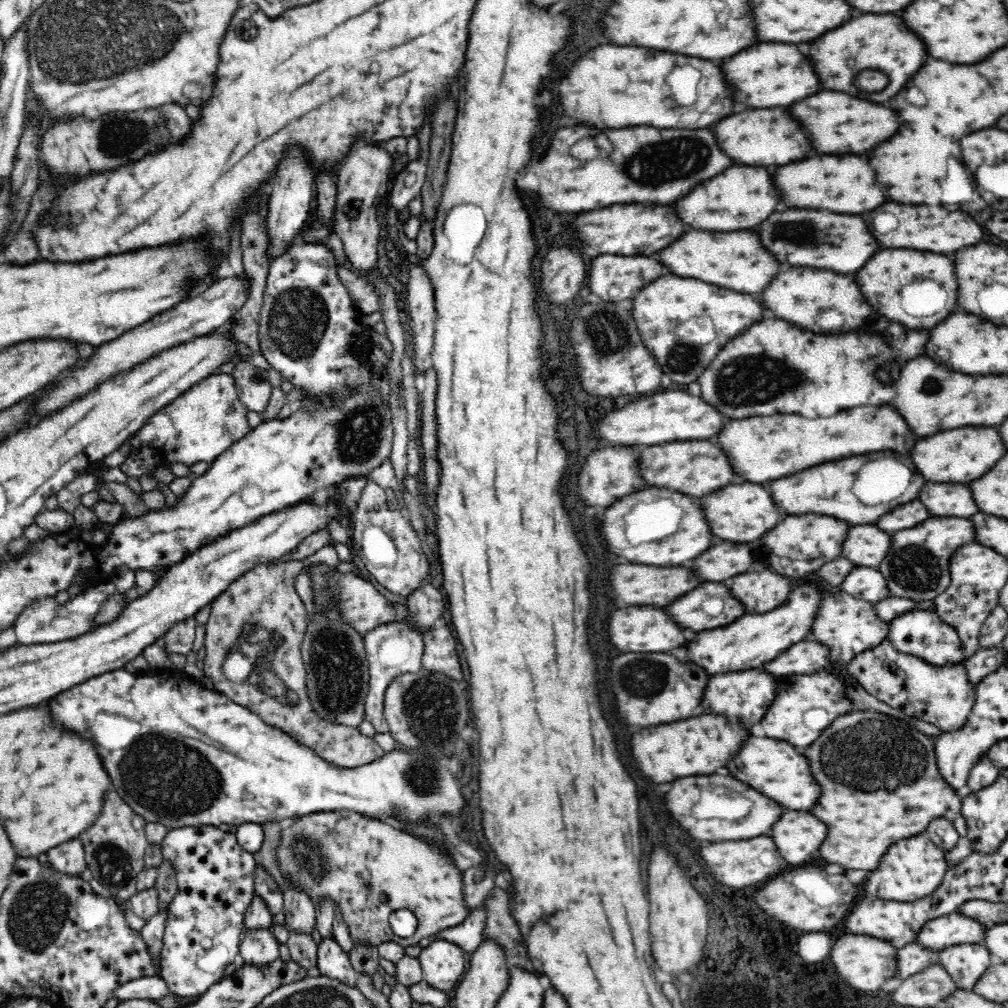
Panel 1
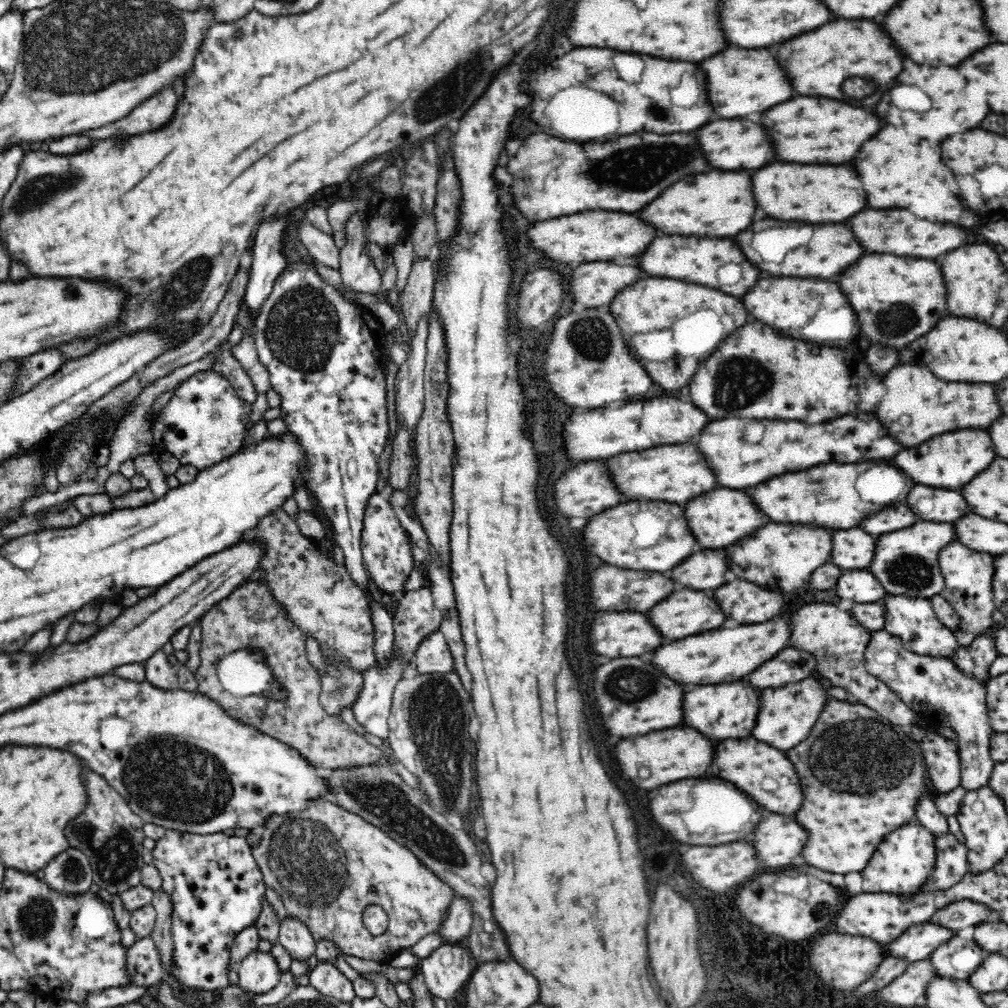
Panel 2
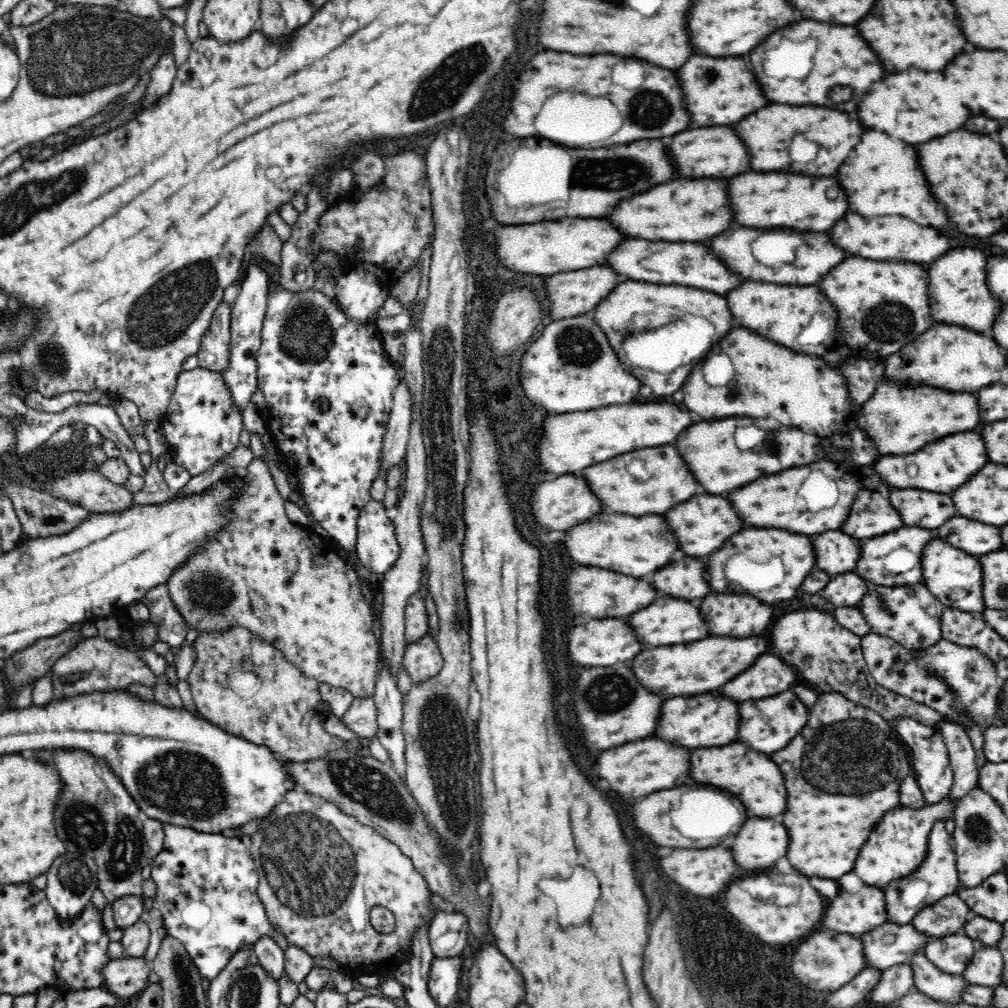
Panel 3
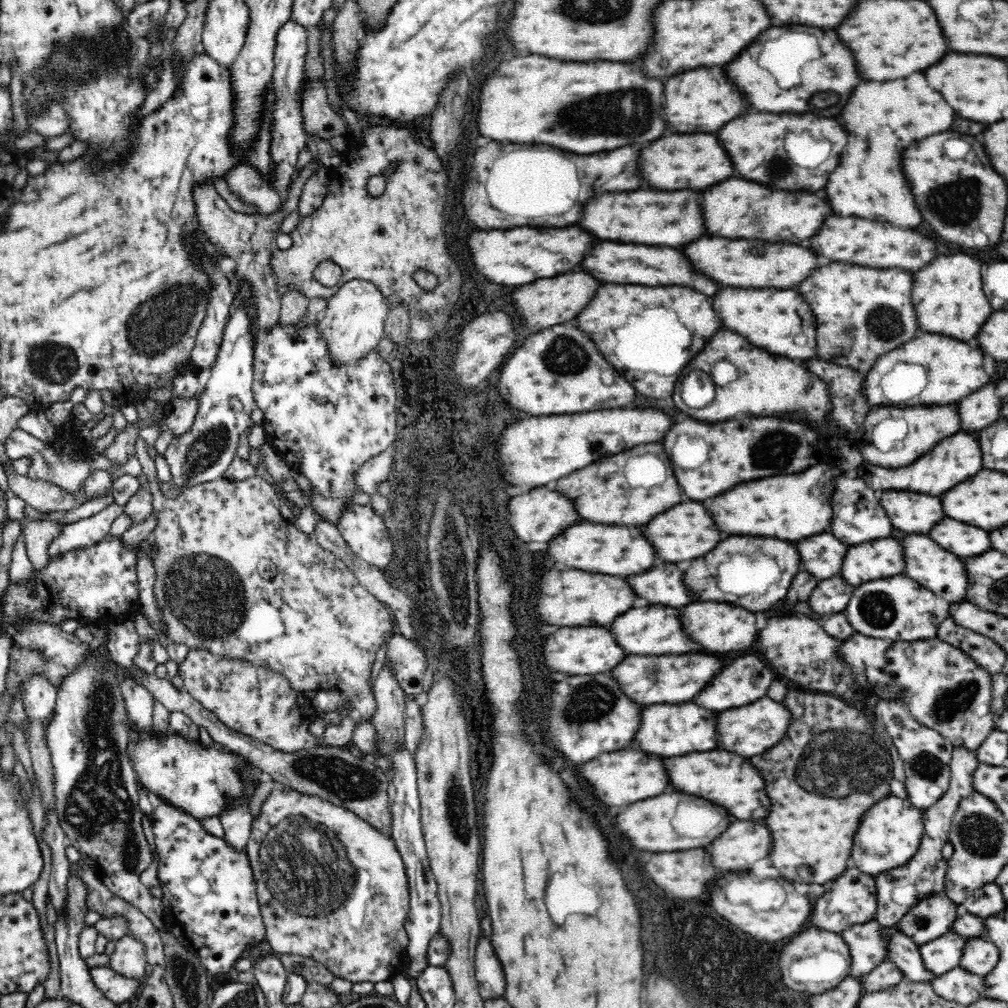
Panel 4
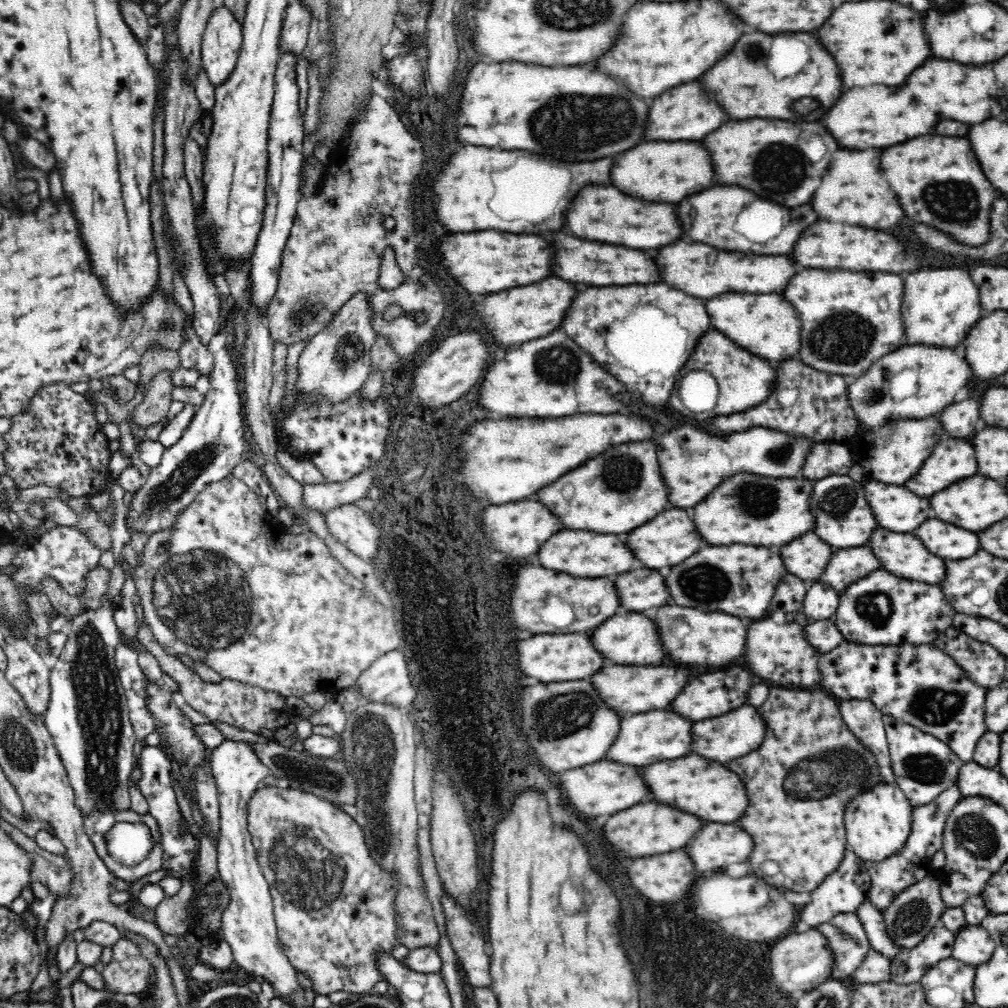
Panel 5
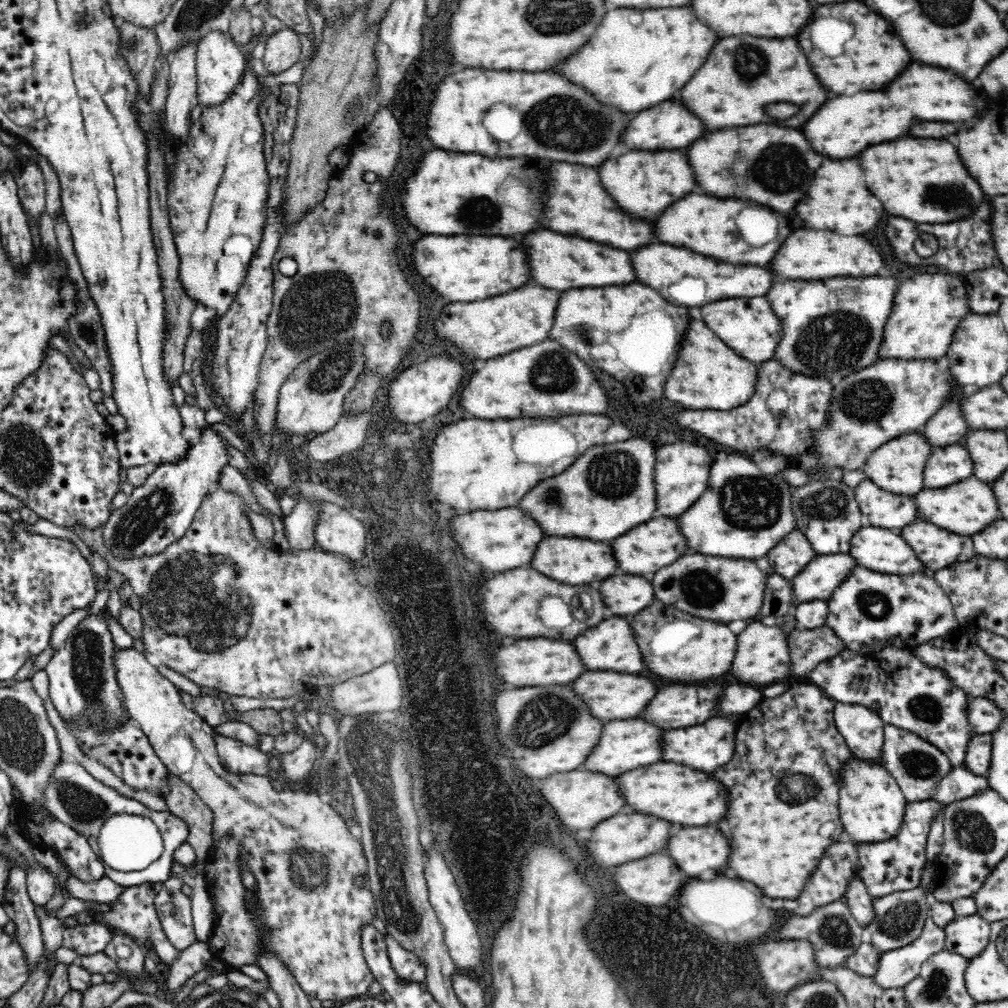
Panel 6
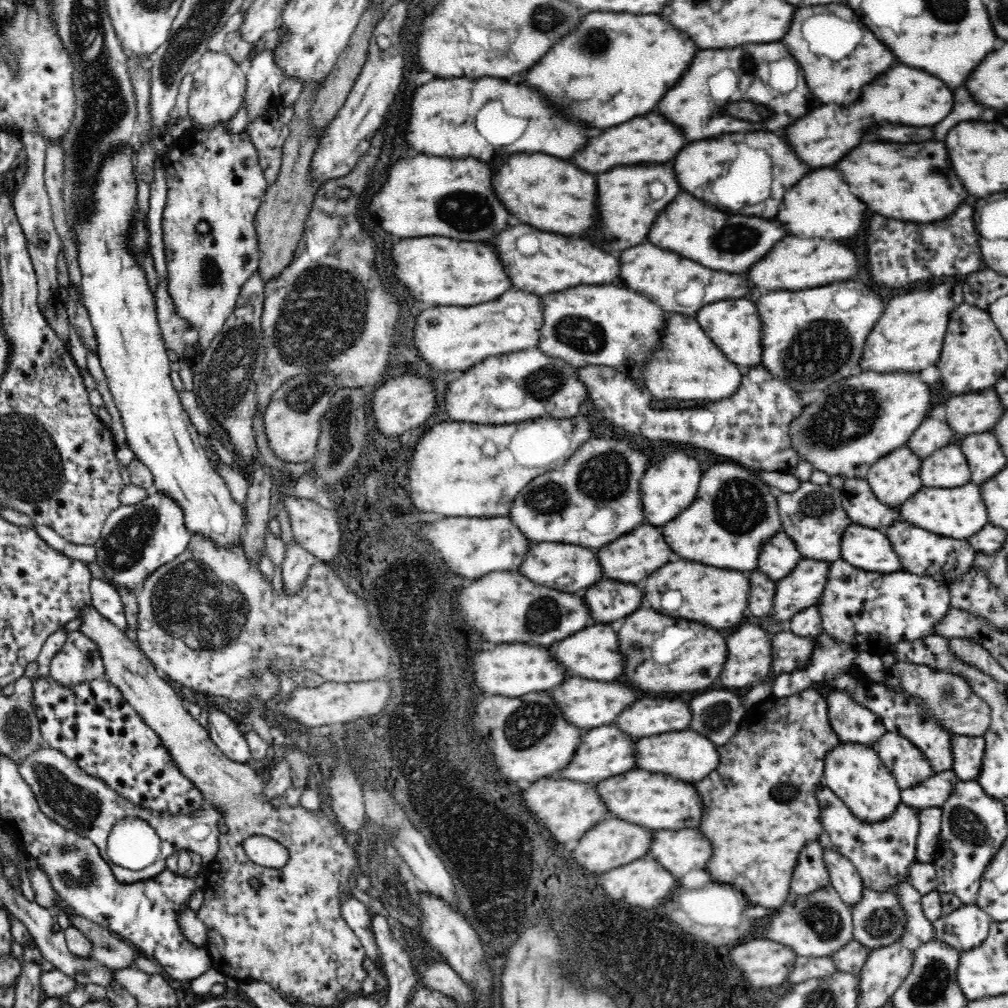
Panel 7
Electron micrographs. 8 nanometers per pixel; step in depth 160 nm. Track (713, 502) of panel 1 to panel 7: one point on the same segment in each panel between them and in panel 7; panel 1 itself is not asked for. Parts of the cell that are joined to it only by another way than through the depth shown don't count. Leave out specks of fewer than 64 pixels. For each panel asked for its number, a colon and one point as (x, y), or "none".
2: (721, 517)
3: (702, 524)
4: (683, 532)
5: (671, 537)
6: (645, 549)
7: (634, 556)

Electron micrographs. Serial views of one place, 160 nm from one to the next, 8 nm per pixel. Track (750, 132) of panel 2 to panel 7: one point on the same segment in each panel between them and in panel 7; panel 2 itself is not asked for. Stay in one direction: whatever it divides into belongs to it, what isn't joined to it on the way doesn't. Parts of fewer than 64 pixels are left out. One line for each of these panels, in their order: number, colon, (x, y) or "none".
3: (717, 151)
4: (680, 161)
5: (654, 171)
6: (642, 183)
7: (626, 211)

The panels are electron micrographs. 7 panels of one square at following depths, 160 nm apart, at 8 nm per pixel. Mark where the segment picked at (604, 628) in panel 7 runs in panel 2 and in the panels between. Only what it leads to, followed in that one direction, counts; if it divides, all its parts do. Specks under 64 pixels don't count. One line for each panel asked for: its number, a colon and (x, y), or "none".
2: (682, 614)
3: (667, 621)
4: (654, 630)
5: (632, 640)
6: (611, 646)

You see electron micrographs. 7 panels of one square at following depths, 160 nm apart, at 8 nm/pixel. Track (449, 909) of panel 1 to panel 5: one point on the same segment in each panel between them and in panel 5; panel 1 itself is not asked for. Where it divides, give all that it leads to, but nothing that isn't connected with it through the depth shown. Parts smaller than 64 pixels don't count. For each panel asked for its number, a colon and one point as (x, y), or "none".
2: (327, 865)
3: (321, 872)
4: (342, 899)
5: (333, 904)

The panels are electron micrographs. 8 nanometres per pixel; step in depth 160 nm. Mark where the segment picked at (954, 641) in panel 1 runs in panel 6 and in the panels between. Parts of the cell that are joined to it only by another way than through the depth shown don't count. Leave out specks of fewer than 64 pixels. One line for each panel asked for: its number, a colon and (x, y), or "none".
2: (912, 619)
3: (900, 613)
4: (898, 608)
5: (882, 609)
6: (869, 611)

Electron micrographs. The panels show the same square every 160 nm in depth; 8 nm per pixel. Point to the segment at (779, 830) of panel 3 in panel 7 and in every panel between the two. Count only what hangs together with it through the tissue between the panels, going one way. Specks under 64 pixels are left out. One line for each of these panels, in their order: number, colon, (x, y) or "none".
4: (738, 847)
5: (717, 845)
6: (694, 849)
7: (679, 851)

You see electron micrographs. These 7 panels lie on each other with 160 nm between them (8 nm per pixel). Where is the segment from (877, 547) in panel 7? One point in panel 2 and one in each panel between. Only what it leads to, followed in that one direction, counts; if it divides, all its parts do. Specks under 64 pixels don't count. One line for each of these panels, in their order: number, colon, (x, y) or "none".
2: (967, 575)
3: (955, 577)
4: (935, 569)
5: (903, 555)
6: (879, 549)

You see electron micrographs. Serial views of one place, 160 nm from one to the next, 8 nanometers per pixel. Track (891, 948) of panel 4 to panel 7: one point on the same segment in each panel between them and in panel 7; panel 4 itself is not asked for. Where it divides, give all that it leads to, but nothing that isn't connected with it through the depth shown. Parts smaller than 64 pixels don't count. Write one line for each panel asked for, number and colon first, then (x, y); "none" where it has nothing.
5: (870, 918)
6: (860, 902)
7: (844, 877)

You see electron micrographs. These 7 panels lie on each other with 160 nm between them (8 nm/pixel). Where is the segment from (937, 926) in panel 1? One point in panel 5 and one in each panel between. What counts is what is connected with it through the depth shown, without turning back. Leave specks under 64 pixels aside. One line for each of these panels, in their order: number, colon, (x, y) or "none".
2: (918, 942)
3: (888, 944)
4: (867, 947)
5: (847, 940)

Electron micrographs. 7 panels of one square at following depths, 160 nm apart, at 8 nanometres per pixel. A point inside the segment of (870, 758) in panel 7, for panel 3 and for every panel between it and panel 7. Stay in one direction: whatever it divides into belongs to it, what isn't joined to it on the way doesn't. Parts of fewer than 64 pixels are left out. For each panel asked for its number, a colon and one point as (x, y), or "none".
3: (902, 836)
4: (889, 834)
5: (877, 821)
6: (871, 803)

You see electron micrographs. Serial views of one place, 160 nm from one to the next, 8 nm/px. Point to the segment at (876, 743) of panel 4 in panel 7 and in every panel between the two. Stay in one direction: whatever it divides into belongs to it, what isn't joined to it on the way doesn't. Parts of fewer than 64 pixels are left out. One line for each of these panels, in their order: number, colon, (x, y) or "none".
5: (815, 764)
6: (781, 789)
7: (769, 768)

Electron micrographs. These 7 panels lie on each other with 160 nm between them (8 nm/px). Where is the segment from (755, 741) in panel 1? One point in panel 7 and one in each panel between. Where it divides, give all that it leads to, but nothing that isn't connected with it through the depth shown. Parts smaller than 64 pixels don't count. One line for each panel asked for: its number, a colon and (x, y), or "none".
2: (763, 772)
3: (753, 778)
4: (724, 778)
5: (698, 786)
6: (680, 795)
7: (656, 801)

